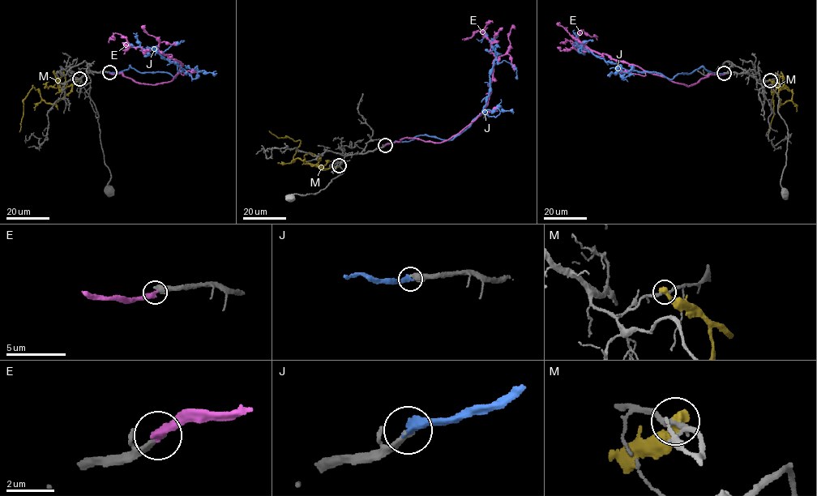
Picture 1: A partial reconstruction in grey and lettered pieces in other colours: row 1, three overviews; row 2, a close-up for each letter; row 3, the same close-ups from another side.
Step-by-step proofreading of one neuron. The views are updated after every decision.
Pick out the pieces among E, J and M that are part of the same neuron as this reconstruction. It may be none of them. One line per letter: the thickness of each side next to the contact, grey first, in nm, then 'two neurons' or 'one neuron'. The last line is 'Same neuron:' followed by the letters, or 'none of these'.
E: calibres 320 and 360 nm; two neurons
J: calibres 320 and 400 nm; one neuron
M: calibres 200 and 500 nm; two neurons
Same neuron: J

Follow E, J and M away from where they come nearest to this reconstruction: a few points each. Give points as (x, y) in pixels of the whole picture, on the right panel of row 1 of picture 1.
E: (725, 74), (710, 74), (686, 86), (577, 44), (581, 30), (597, 40)
J: (724, 74), (701, 67), (669, 79), (656, 72), (626, 70), (605, 62), (577, 44), (585, 43)
M: (770, 80), (777, 86), (780, 104), (791, 99), (792, 92), (780, 86), (772, 88), (773, 115), (767, 131)

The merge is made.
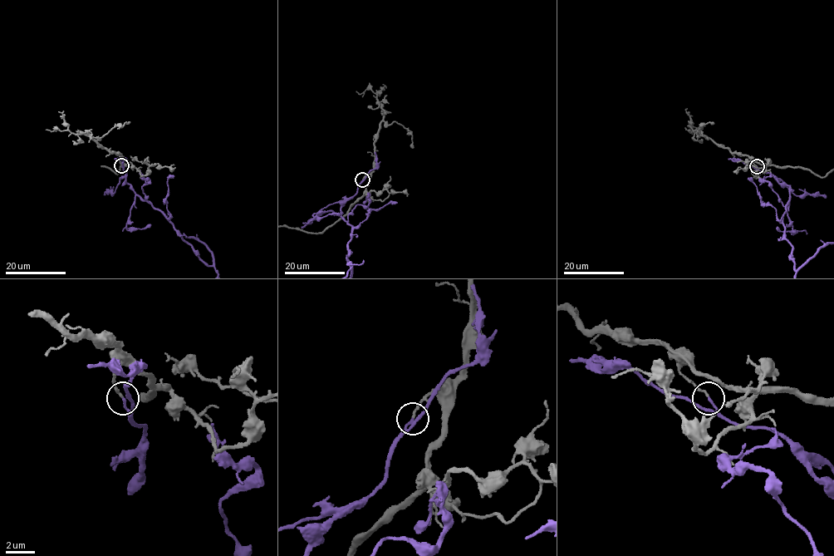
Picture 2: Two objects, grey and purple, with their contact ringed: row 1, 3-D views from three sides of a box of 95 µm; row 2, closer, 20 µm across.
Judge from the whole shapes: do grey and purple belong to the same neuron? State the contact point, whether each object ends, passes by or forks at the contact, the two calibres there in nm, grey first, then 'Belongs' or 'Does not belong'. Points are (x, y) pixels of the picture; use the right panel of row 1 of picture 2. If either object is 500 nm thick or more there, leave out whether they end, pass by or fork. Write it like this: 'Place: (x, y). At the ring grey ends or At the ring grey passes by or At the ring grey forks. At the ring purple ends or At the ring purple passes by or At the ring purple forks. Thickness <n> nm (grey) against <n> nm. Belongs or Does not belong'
Place: (757, 166). At the ring grey ends. At the ring purple ends. Thickness 150 nm (grey) against 160 nm. Does not belong

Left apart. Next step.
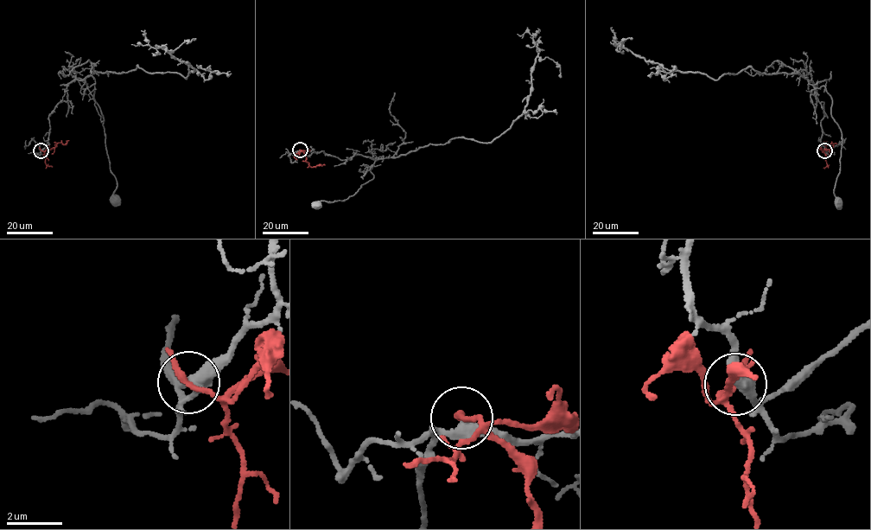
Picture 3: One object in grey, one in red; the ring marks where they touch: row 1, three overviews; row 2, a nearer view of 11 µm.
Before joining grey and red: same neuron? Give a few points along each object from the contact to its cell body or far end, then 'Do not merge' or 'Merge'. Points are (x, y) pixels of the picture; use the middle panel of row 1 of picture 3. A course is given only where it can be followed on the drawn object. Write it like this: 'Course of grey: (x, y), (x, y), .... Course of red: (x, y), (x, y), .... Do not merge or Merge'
Course of grey: (300, 150), (324, 150), (342, 160), (358, 155), (376, 159), (373, 177), (355, 194), (317, 207). Course of red: (300, 150), (310, 166), (324, 165). Do not merge

